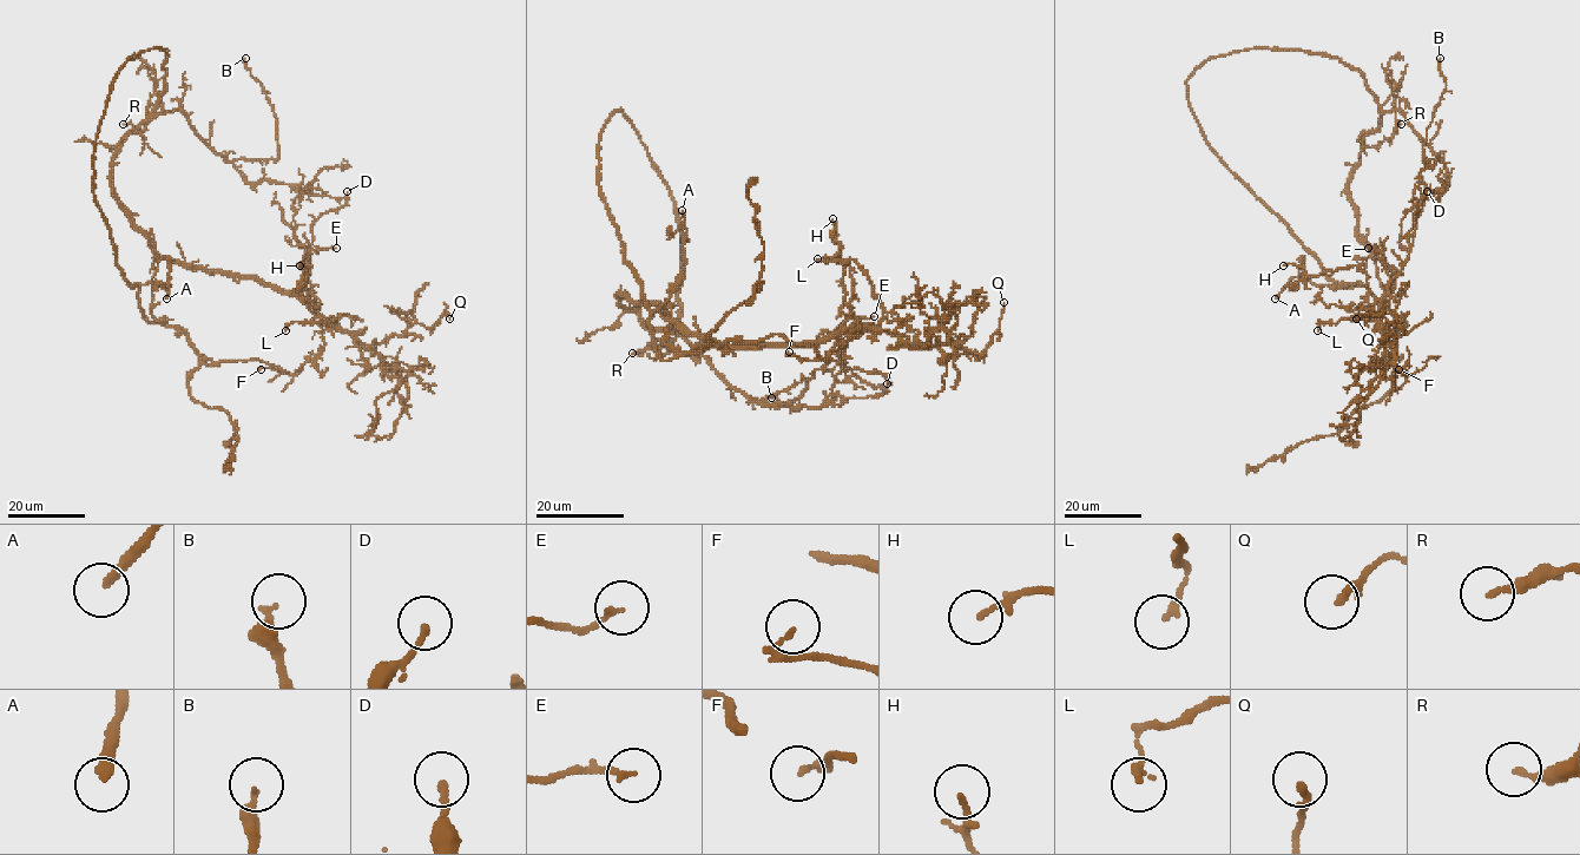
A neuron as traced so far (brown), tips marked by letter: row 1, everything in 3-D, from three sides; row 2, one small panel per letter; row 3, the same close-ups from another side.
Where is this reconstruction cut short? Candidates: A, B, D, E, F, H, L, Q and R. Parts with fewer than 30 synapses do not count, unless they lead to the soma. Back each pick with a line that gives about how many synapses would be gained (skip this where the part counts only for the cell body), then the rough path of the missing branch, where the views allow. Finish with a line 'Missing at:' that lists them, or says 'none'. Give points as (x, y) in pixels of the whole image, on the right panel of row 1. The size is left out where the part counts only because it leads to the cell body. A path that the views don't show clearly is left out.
A: 60 syn | (1275, 298), (1251, 317), (1245, 335), (1216, 363), (1192, 409), (1186, 438), (1198, 464)
Missing at: A

